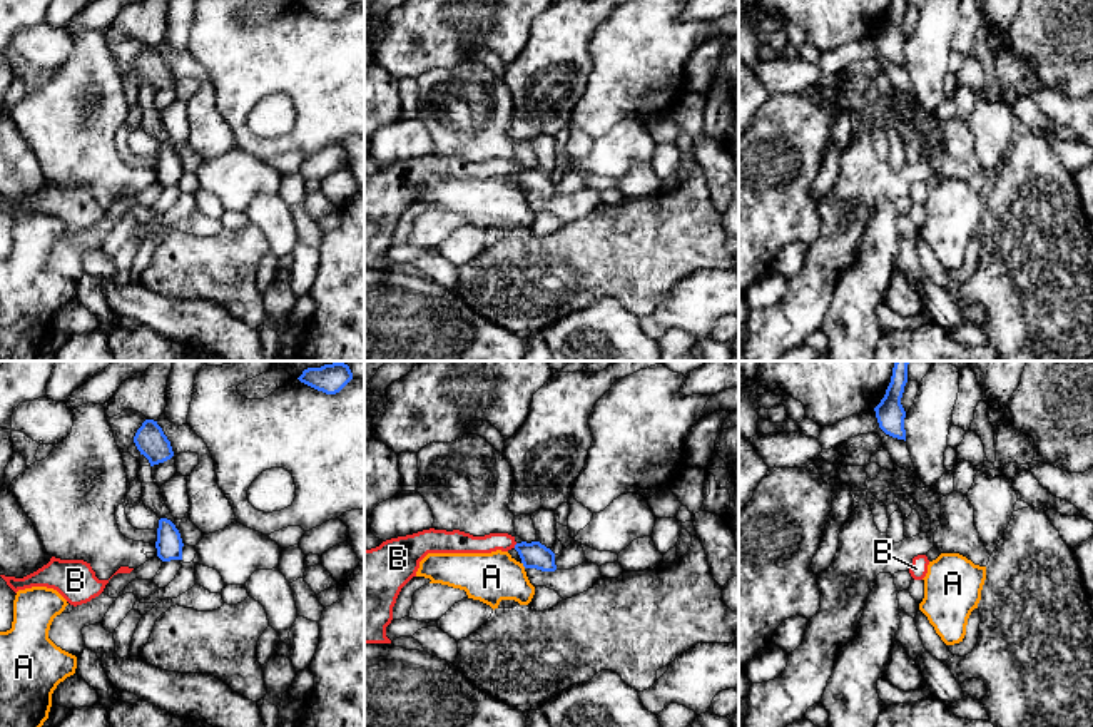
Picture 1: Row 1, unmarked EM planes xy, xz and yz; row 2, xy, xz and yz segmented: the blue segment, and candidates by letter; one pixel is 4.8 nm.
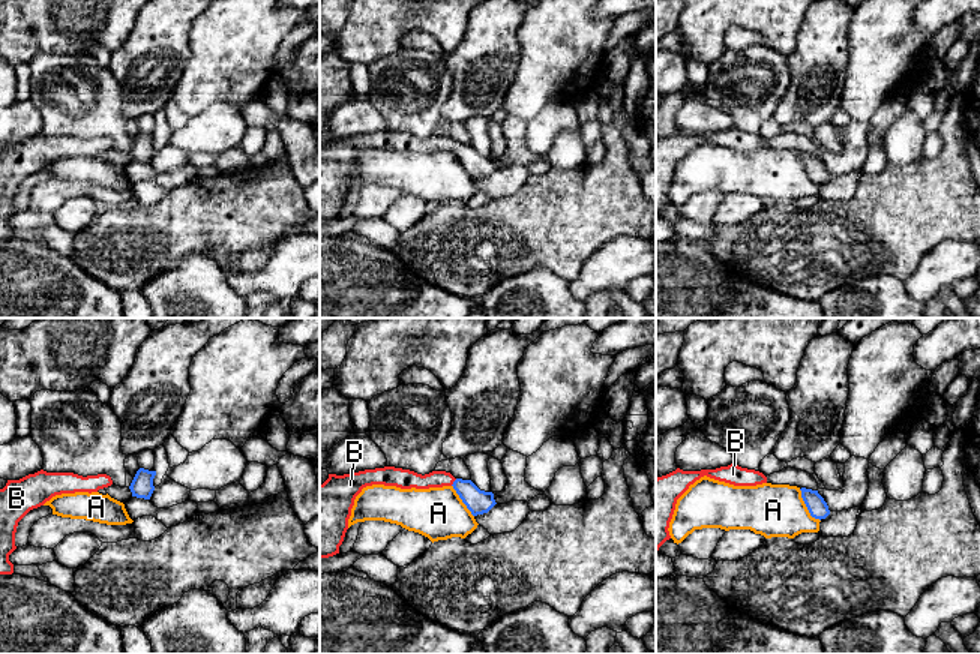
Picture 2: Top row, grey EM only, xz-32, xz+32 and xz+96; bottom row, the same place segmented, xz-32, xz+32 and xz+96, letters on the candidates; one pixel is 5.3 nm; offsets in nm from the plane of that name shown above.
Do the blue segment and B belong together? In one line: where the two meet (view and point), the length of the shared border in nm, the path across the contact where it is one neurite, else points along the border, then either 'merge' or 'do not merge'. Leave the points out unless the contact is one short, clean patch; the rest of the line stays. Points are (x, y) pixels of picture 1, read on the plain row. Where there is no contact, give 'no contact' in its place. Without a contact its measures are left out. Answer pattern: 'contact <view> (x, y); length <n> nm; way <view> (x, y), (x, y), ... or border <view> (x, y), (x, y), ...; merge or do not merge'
contact xz (515, 171); length 30 nm; way xz (533, 181), (515, 171), (463, 167); merge

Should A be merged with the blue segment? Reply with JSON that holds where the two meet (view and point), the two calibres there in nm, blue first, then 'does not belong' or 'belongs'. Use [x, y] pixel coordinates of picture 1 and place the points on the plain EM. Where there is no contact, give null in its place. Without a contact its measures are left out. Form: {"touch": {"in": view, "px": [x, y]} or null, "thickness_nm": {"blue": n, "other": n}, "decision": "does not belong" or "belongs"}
{"touch": {"in": "xz", "px": [523, 191]}, "thickness_nm": {"blue": 130, "other": 240}, "decision": "does not belong"}

